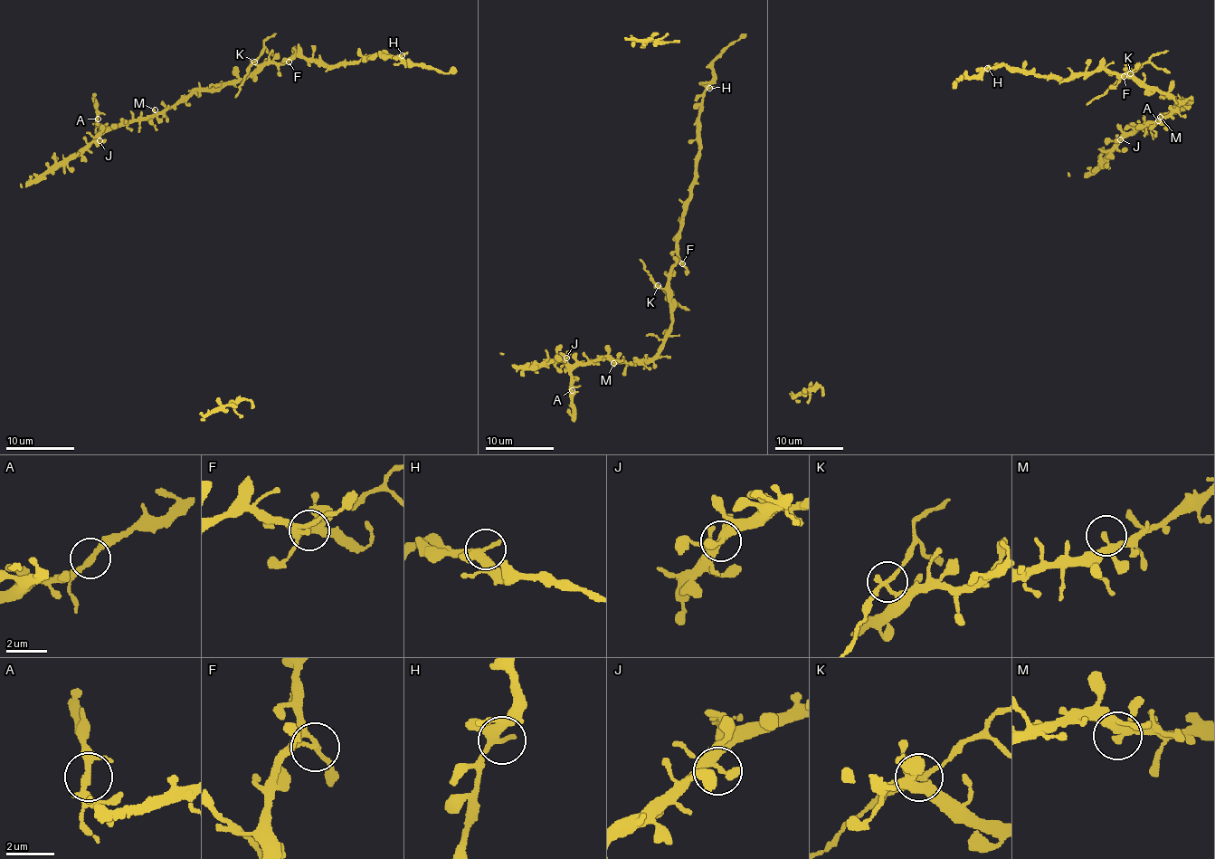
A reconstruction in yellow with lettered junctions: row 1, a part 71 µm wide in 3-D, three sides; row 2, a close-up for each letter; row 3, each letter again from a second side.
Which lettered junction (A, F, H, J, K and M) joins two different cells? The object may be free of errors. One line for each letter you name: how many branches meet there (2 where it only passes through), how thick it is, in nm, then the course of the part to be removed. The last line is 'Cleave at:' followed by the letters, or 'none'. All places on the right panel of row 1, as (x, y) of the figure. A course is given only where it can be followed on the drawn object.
Cleave at: none

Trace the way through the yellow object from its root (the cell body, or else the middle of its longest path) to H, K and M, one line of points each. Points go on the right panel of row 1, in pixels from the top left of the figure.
H: (1123, 136), (1162, 120), (1183, 103), (1105, 70), (1058, 80), (1003, 64), (987, 68)
K: (1123, 136), (1134, 133), (1149, 122), (1162, 120), (1183, 103), (1175, 104), (1172, 97), (1146, 89), (1129, 73)
M: (1123, 136), (1153, 123), (1160, 117)

